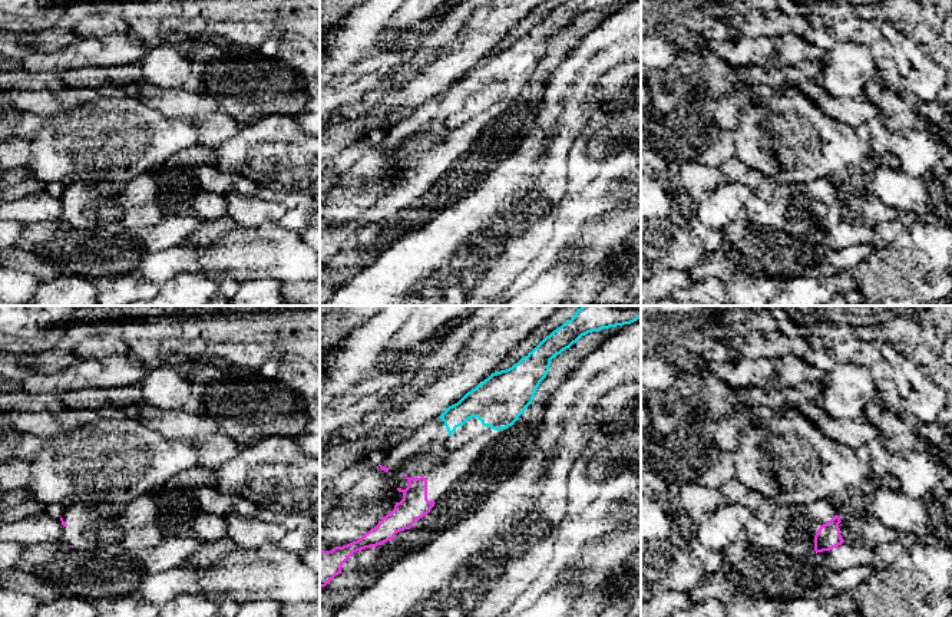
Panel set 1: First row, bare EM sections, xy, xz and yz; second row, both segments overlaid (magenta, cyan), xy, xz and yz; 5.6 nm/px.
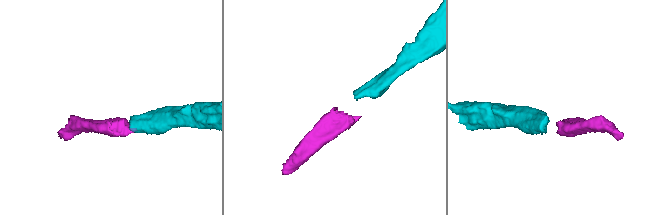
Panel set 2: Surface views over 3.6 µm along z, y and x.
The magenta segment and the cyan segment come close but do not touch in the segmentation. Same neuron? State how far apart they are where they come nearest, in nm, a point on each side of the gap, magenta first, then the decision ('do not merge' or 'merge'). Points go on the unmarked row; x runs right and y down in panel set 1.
280 nm | xz (423, 155), (449, 114) | merge

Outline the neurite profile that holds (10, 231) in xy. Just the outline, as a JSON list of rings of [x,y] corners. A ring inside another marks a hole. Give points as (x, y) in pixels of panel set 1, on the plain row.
[[[0,221],[0,250],[14,247],[23,232],[23,227],[16,221]]]

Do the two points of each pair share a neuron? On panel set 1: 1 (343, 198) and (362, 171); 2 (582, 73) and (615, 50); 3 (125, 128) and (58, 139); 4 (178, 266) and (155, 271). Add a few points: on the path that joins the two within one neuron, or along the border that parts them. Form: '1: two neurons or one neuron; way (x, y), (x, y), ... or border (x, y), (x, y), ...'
1: one neuron; way (350, 191), (362, 178)
2: one neuron; way (591, 65), (607, 50)
3: one neuron; way (108, 139), (75, 139)
4: one neuron; way (172, 266), (161, 266)

